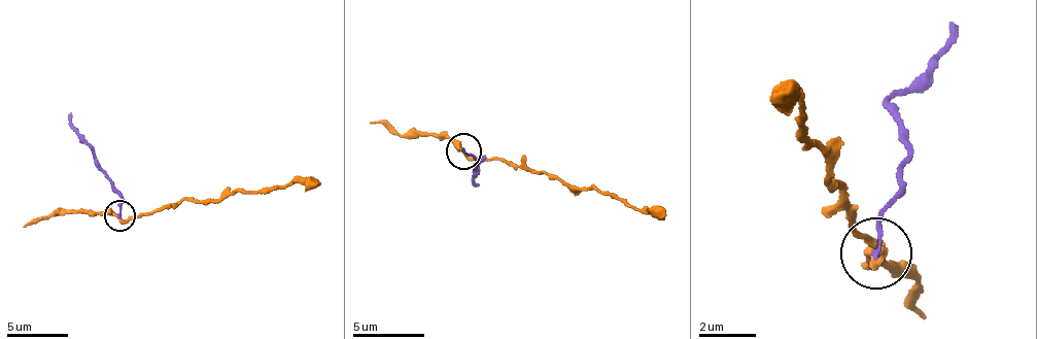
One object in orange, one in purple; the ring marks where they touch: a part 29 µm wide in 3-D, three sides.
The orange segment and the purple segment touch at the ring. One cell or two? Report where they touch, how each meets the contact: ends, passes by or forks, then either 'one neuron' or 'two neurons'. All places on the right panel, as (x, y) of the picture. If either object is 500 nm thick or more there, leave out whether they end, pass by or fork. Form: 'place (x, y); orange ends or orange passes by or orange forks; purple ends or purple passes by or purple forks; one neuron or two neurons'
place (876, 252); orange passes by; purple ends; two neurons

